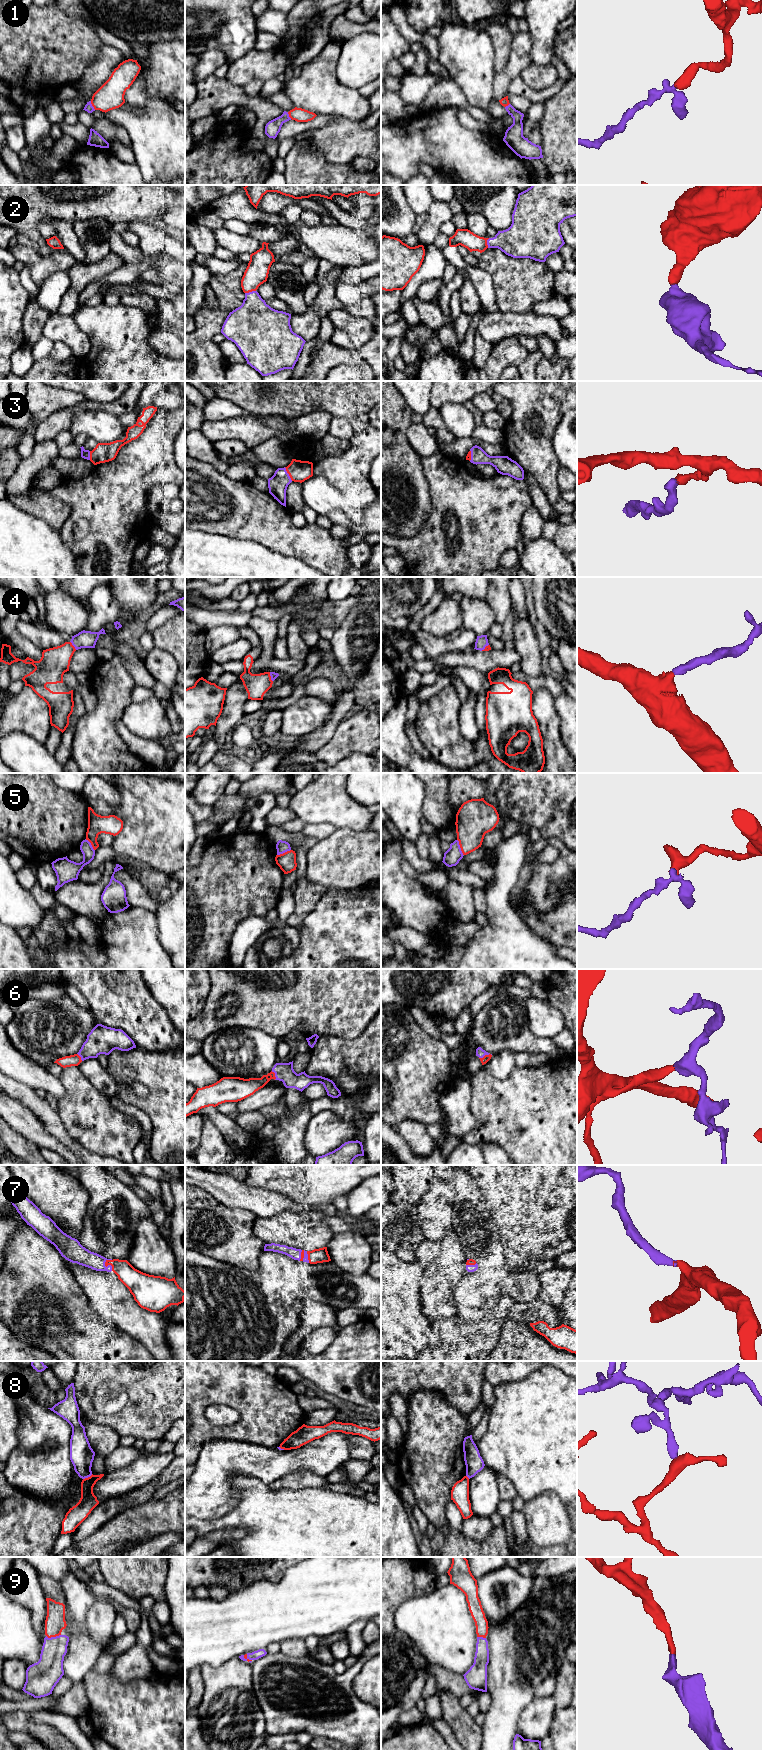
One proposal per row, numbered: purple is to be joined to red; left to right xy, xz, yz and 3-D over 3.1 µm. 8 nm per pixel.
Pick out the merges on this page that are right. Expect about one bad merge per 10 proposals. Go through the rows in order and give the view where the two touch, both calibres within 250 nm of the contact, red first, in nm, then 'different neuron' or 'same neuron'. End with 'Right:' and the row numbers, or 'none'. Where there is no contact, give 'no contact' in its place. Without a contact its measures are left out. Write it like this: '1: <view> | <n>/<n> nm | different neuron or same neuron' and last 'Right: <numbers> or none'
1: xy | 220/70 nm | same neuron
2: xz | 190/340 nm | same neuron
3: xz | 170/160 nm | same neuron
4: xy | 220/140 nm | same neuron
5: yz | 280/140 nm | different neuron
6: yz | 60/70 nm | same neuron
7: xy | 170/150 nm | same neuron
8: xy | 140/190 nm | different neuron
9: xy | 160/200 nm | same neuron
Right: 1, 2, 3, 4, 6, 7, 9

